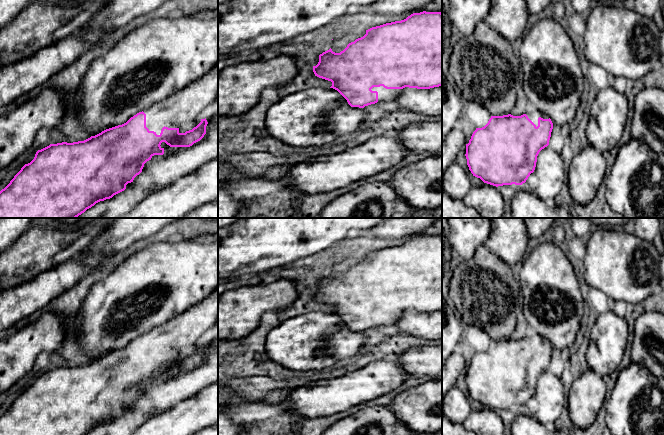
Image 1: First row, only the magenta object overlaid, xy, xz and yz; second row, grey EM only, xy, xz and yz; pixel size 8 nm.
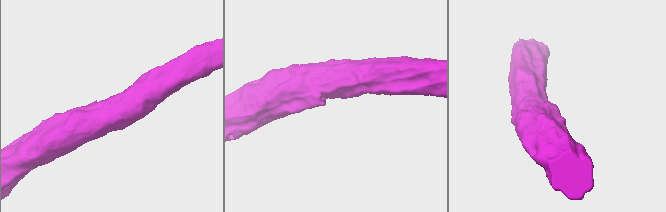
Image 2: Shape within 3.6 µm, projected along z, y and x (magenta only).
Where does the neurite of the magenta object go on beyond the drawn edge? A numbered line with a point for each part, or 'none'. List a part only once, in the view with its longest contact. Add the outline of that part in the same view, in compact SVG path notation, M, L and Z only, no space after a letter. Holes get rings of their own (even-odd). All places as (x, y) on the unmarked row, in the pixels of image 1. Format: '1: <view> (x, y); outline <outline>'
1: xy (183, 332); outline M218 287L200 303L144 334L146 351L160 359L164 350L192 350L217 322Z

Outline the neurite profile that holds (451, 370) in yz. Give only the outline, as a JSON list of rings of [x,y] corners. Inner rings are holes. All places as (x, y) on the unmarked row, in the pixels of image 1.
[[[453,352],[442,366],[442,396],[457,384],[460,373],[465,370],[465,358],[461,353]]]

